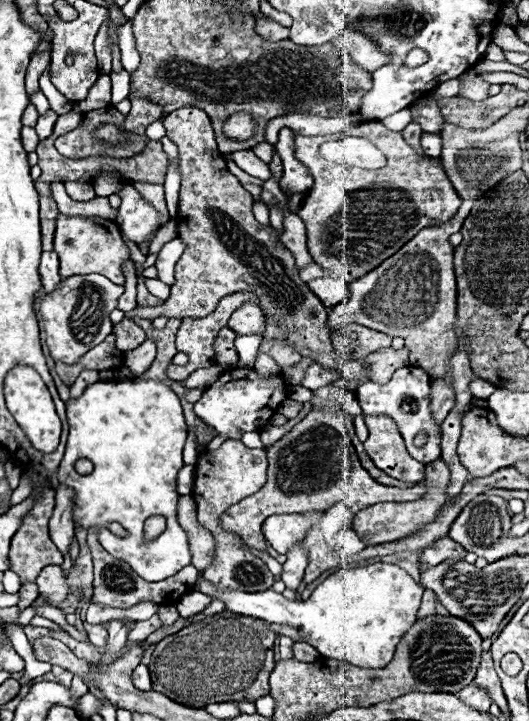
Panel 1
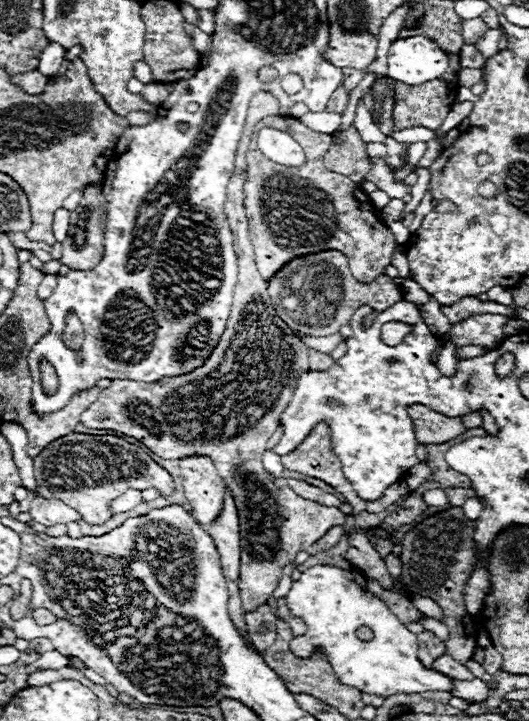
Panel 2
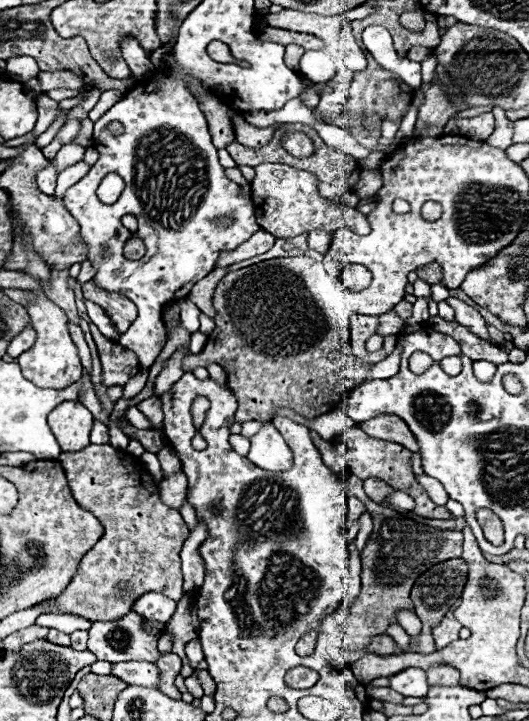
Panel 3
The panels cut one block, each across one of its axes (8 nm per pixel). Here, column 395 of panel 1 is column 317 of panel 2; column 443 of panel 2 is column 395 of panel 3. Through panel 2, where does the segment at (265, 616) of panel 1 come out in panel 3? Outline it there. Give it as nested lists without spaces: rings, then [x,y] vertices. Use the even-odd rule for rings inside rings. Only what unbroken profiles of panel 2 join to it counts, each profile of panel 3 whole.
[[[406,668],[394,676],[390,676],[390,688],[404,694],[422,698],[426,696],[429,686],[427,684],[426,670],[422,668]]]

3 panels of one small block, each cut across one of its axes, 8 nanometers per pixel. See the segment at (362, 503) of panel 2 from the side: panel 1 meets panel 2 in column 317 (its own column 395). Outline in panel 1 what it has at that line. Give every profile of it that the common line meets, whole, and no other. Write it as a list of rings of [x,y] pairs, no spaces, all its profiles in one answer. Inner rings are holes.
[[[364,416],[370,430],[364,448],[374,464],[388,476],[404,482],[420,482],[424,478],[424,464],[410,458],[398,428],[386,416]]]

